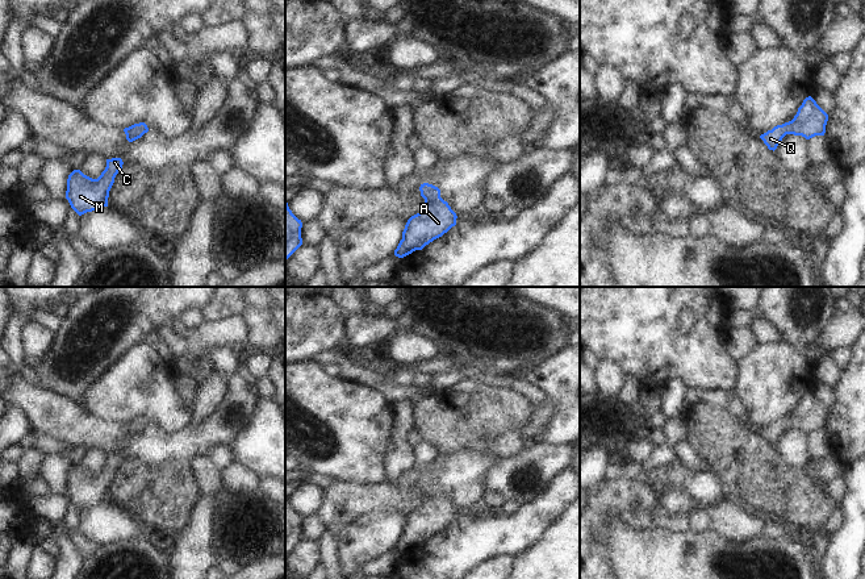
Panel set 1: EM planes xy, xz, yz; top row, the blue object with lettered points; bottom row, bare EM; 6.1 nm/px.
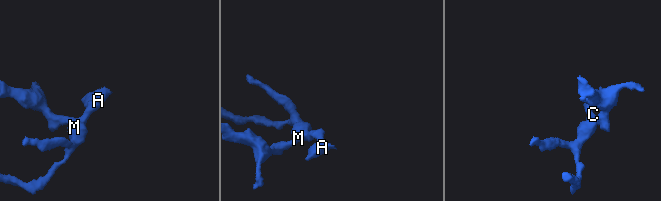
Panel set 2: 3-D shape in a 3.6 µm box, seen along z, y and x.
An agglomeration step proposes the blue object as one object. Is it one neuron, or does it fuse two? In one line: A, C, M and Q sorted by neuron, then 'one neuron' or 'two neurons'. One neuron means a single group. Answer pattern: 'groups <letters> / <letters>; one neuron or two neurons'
groups A C M Q; one neuron

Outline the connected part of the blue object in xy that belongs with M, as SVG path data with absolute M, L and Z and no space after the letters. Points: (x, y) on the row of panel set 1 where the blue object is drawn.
M121 158L106 159L106 167L97 179L74 170L67 179L66 199L71 208L79 214L108 207L109 191L114 178L122 168Z

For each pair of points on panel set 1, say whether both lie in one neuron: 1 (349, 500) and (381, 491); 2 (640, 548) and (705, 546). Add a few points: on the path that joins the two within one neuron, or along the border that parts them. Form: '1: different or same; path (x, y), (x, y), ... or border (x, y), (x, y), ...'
1: same; path (356, 499), (374, 496)
2: same; path (656, 557), (689, 557)

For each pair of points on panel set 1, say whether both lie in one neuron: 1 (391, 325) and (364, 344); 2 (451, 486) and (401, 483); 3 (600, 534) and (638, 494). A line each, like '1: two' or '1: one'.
1: one
2: one
3: one

